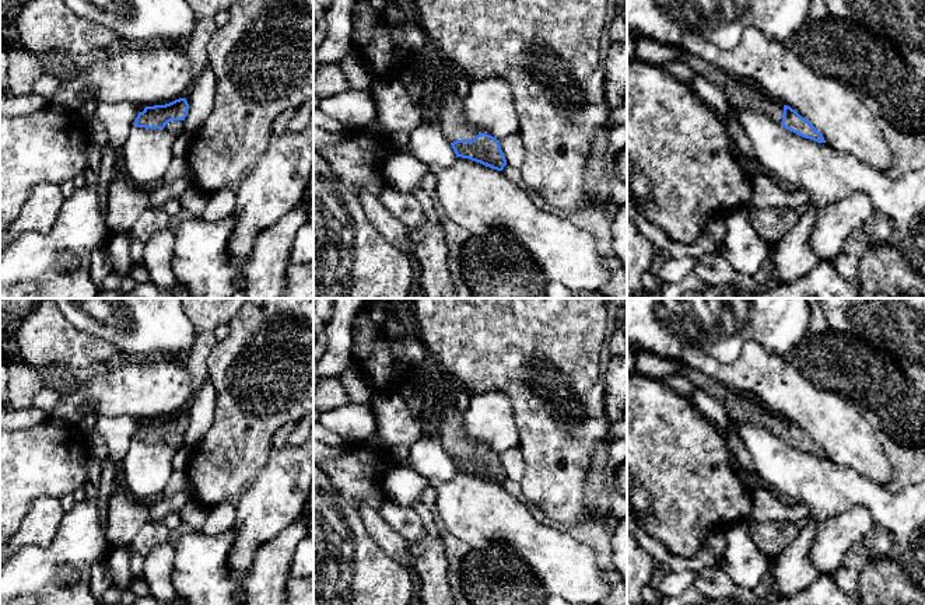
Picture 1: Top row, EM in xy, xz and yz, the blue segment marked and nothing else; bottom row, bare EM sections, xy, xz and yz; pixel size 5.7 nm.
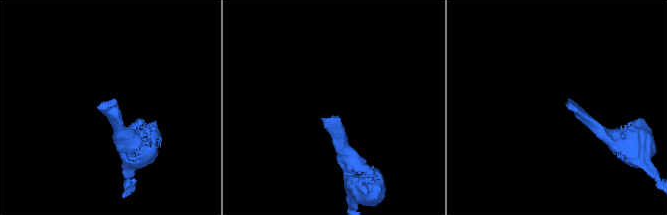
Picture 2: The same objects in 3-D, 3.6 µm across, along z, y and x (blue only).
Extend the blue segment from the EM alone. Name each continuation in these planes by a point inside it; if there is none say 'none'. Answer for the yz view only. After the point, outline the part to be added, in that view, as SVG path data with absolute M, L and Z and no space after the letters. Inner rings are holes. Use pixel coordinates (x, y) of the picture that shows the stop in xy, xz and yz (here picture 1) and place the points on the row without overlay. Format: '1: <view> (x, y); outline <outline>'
1: yz (742, 408); outline M675 360L679 366L677 374L686 377L695 388L712 395L725 409L732 420L750 423L768 430L777 437L782 437L784 417L772 413L754 398L737 394L715 378L686 366L682 360Z

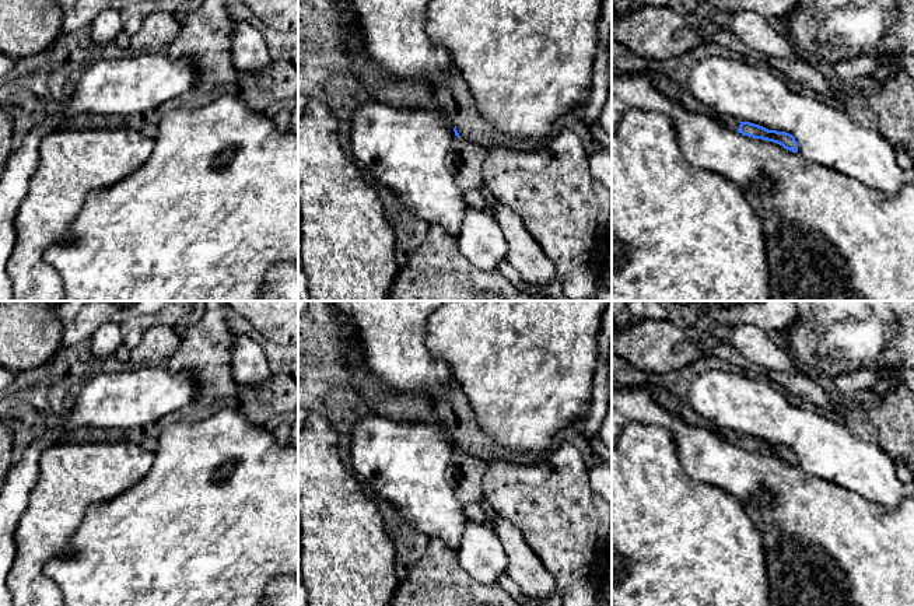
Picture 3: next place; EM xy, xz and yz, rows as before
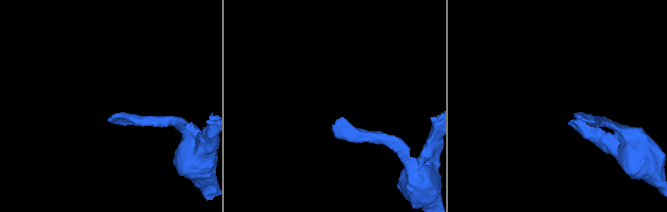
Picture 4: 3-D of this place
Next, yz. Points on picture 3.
1: yz (731, 435); outline M722 428L719 434L731 444L738 445L740 435L729 428Z

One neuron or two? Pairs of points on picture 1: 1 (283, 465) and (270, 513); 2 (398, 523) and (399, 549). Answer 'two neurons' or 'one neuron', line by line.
1: one neuron
2: two neurons

